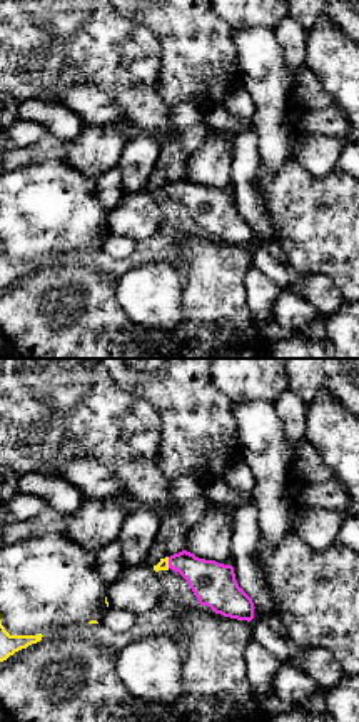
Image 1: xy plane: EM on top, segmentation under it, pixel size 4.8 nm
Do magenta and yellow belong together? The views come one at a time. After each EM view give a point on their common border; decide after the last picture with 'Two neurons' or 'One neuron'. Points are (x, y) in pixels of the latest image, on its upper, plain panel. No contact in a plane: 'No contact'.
Touches magenta at (169, 189)

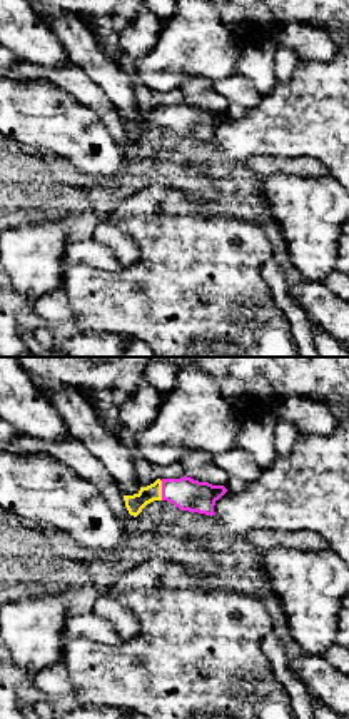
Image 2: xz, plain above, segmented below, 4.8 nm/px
Touches magenta at (162, 117)

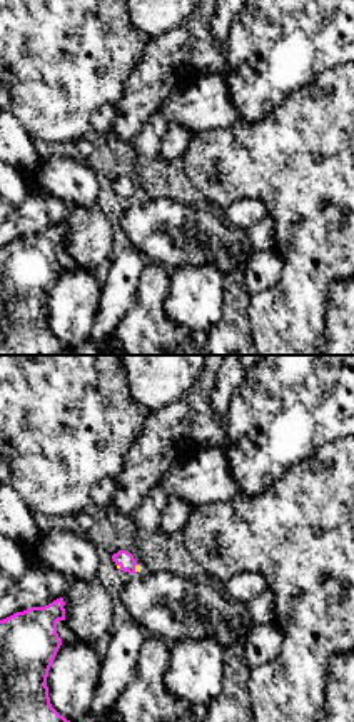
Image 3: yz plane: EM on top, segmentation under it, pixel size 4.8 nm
Touches magenta at (134, 195)

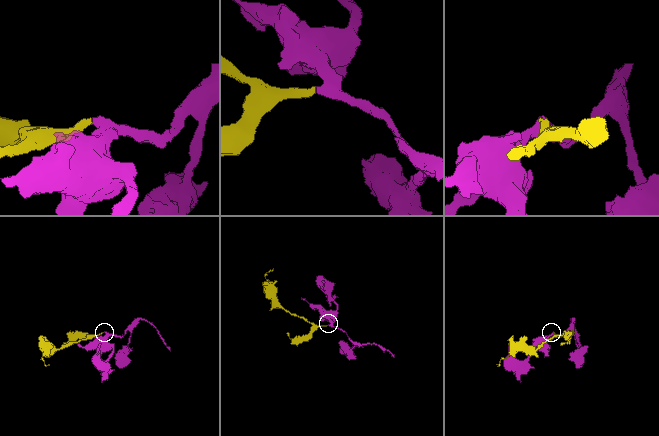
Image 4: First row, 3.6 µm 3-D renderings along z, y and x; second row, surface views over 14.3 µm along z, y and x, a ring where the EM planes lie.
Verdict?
One neuron

